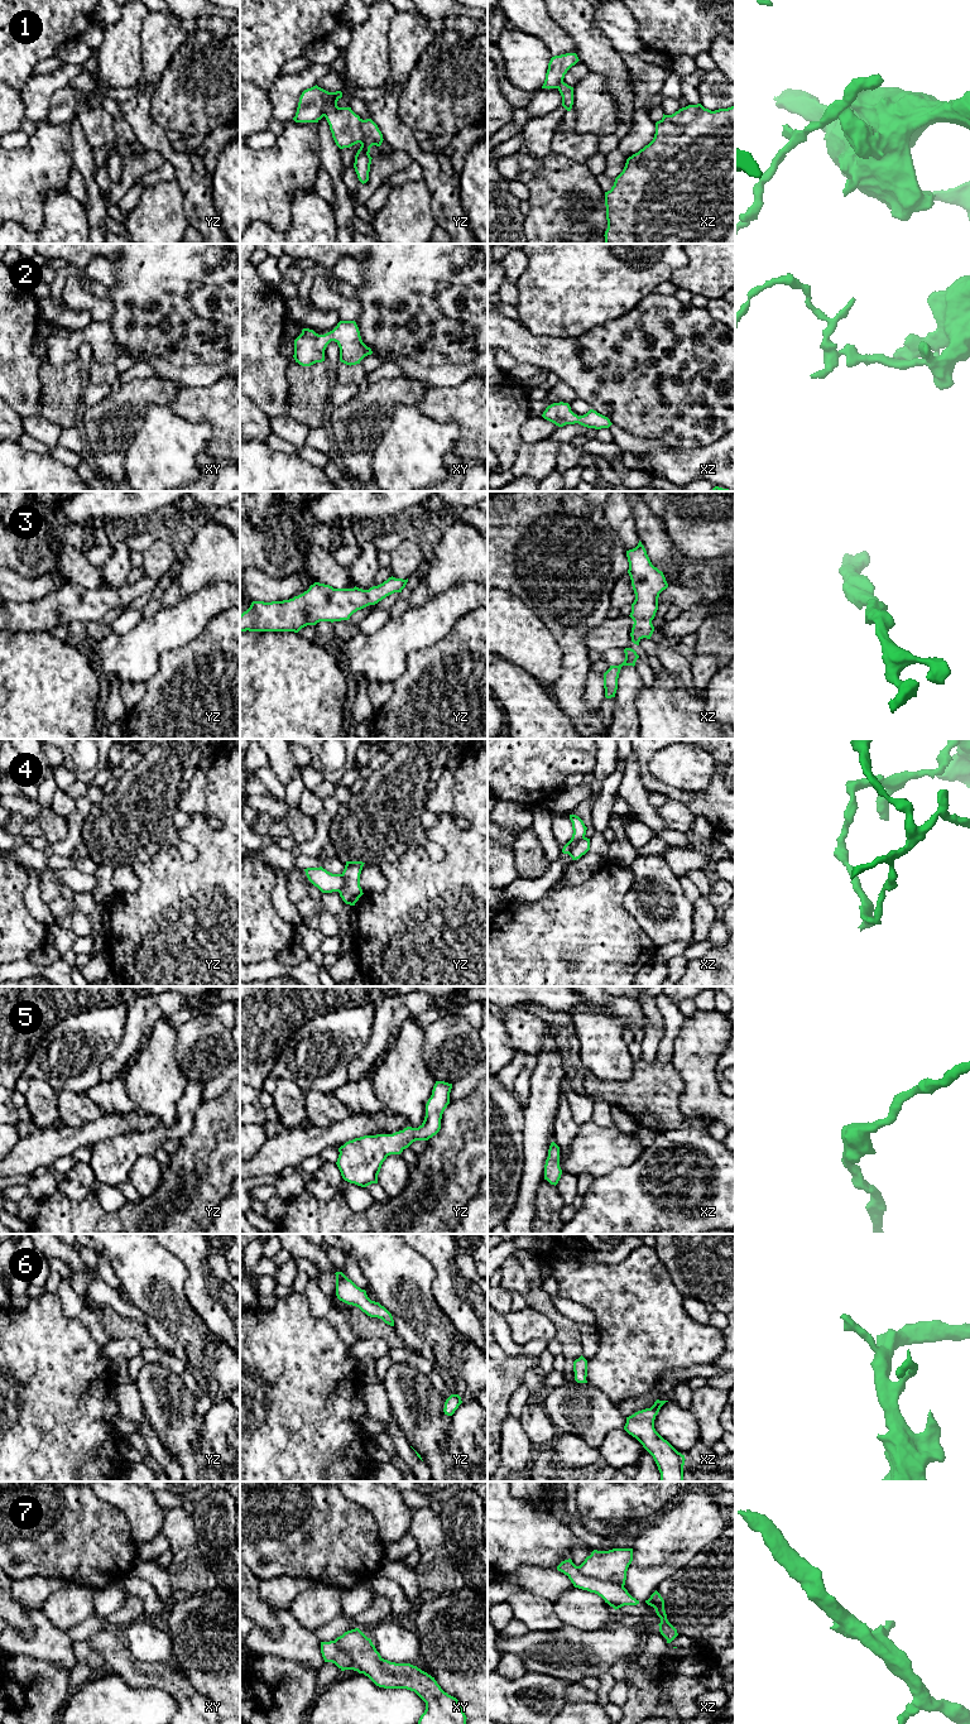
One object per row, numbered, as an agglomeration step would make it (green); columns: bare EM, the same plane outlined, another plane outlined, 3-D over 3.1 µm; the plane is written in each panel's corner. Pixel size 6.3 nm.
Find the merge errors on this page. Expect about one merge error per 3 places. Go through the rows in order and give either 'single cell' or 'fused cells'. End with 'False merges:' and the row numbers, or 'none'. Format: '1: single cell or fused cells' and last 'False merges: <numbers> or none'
1: fused cells
2: single cell
3: single cell
4: fused cells
5: single cell
6: single cell
7: fused cells
False merges: 1, 4, 7

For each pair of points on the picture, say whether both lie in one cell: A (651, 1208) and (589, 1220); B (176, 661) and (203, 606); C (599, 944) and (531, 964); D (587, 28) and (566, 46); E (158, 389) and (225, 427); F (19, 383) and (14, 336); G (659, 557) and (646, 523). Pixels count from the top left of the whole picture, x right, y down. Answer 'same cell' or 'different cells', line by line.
A: same cell
B: different cells
C: same cell
D: different cells
E: different cells
F: same cell
G: same cell

